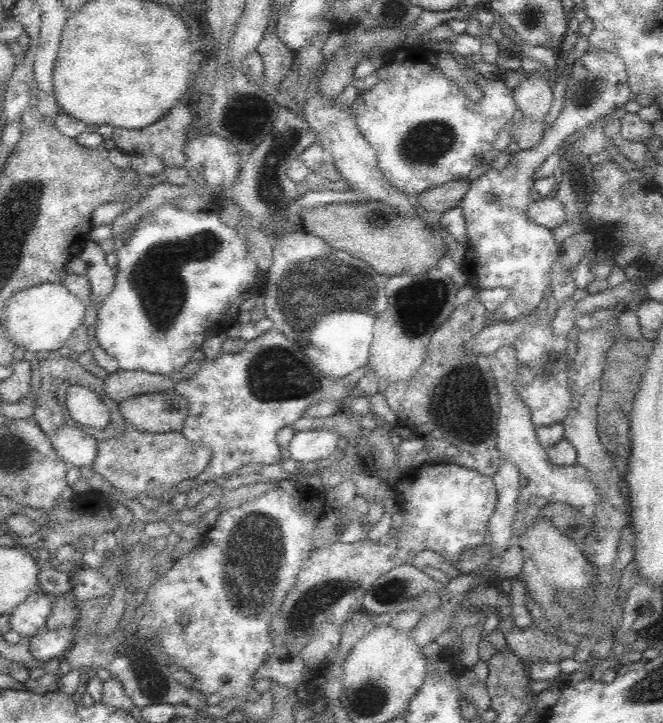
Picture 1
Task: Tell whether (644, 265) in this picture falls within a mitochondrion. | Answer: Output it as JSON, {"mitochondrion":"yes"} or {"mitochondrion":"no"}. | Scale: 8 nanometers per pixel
{"mitochondrion":"no"}

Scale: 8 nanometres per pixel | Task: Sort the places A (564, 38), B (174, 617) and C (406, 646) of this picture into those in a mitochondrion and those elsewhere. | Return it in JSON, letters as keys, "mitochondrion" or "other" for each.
{"A":"other","B":"other","C":"other"}

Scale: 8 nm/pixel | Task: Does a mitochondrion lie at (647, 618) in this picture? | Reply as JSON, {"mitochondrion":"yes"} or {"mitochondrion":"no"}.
{"mitochondrion":"no"}

